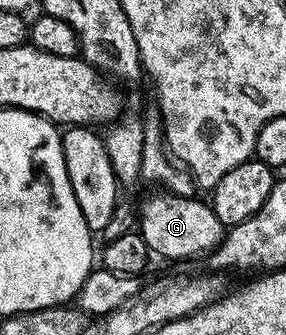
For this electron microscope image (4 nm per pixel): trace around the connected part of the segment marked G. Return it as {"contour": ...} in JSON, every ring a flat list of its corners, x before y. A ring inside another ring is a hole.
{"contour":[[160,193,139,206,139,232,150,251,161,258,197,258,216,250,225,237,226,227,215,216,212,205,204,206,197,196]]}

